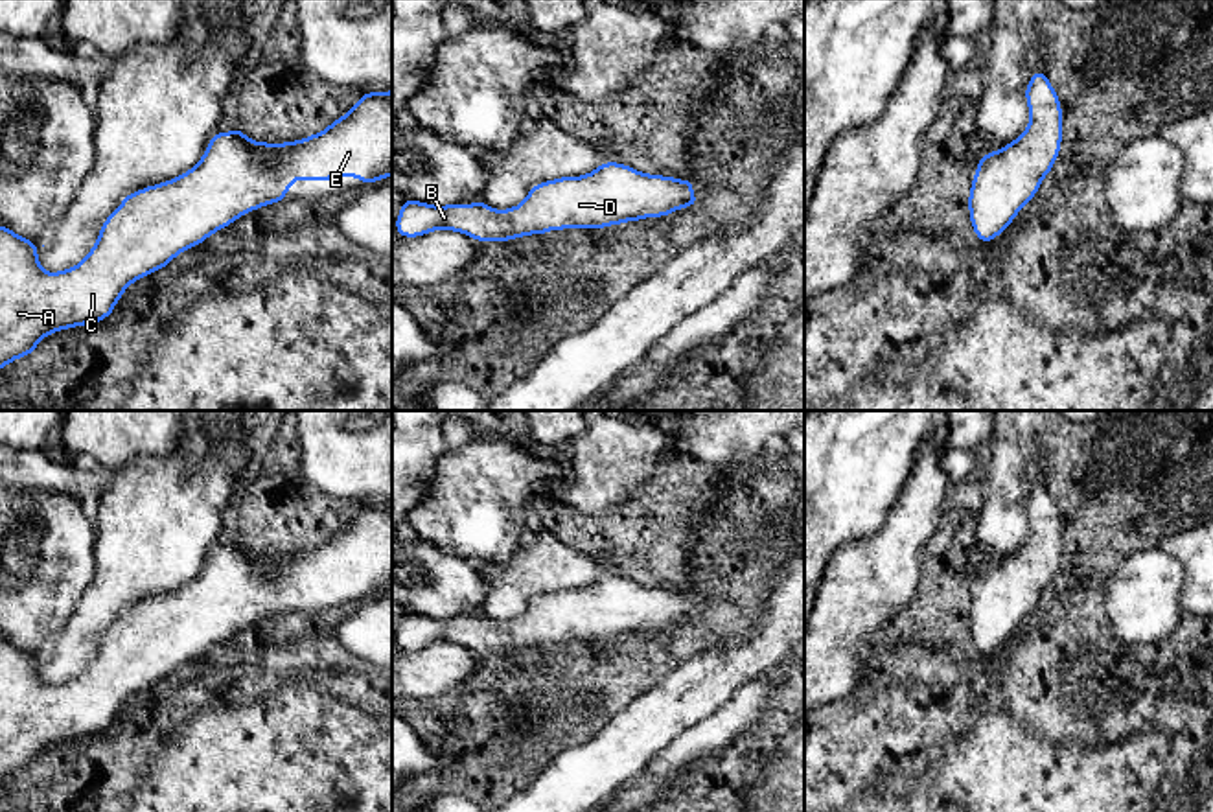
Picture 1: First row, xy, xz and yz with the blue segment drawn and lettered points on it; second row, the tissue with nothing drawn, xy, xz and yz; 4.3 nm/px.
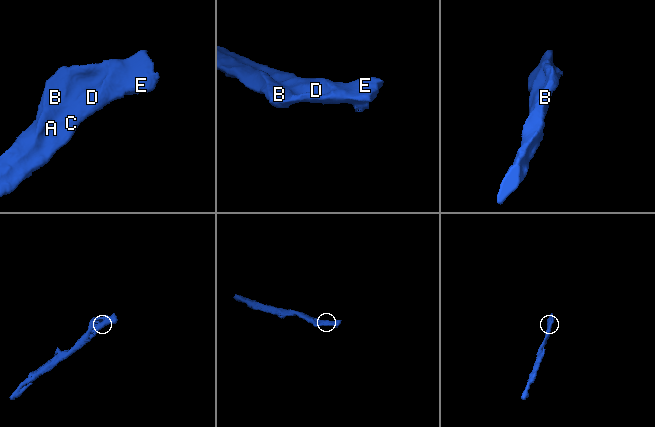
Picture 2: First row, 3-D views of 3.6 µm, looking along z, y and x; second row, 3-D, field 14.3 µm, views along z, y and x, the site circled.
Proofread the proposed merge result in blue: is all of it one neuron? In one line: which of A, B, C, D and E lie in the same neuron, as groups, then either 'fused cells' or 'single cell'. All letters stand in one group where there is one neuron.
groups A B C D E; single cell

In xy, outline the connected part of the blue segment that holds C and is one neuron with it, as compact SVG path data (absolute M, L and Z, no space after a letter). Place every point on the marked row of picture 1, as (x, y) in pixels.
M392 90L366 92L322 133L302 140L254 142L237 127L214 133L190 171L125 195L105 219L90 252L72 269L46 273L37 260L40 247L0 225L0 368L33 354L50 333L109 319L133 282L164 269L241 215L282 203L293 180L357 177L361 184L372 184L390 175Z

